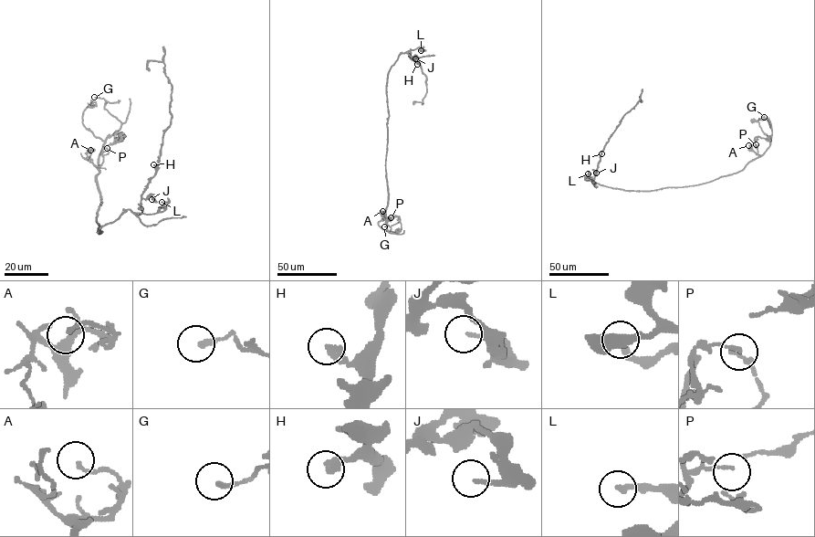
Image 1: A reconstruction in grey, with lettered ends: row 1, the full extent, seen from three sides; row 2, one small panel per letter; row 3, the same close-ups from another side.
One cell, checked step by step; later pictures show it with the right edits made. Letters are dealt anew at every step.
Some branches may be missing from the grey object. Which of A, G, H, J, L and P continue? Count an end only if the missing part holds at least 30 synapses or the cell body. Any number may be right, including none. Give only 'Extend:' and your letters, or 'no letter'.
Extend: no letter

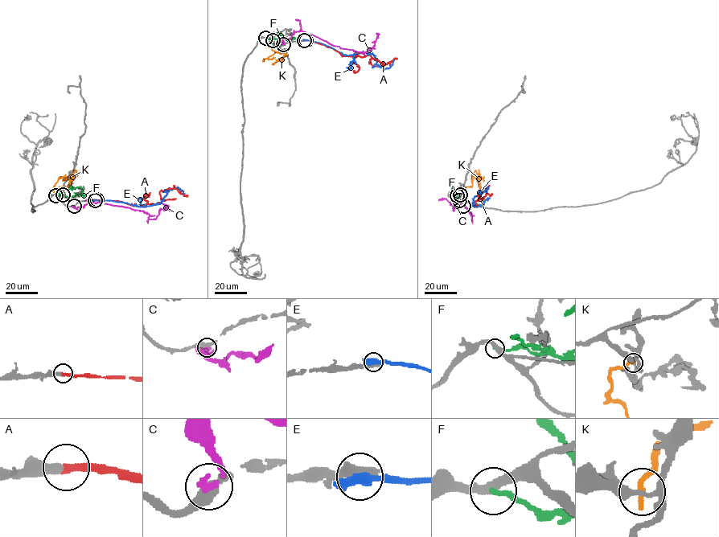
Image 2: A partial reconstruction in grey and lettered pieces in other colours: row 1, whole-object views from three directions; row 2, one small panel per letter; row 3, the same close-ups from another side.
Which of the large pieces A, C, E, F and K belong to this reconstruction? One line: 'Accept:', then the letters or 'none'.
Accept: A

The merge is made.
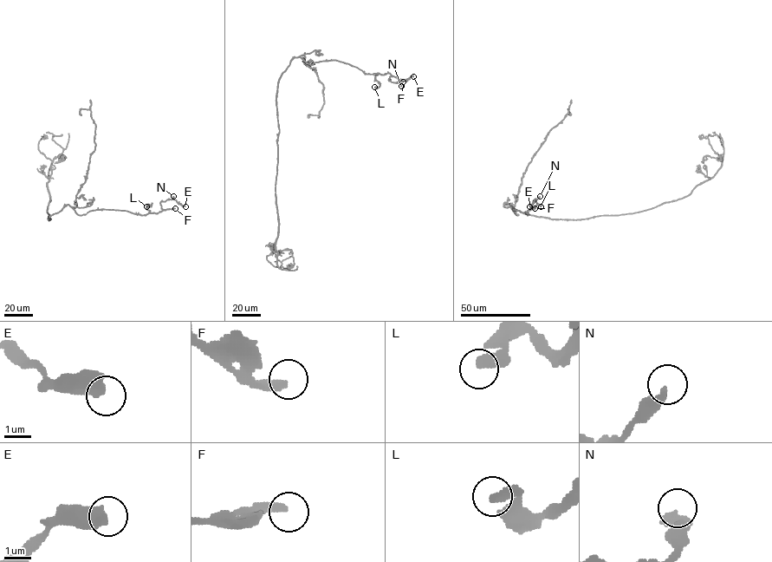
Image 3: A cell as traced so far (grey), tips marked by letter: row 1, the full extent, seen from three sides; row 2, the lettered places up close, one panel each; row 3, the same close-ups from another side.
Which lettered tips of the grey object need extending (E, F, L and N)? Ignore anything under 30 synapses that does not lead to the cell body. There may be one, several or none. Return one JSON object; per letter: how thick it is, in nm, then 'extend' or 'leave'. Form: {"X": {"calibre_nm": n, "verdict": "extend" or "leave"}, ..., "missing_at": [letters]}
{"E": {"calibre_nm": 550, "verdict": "leave"}, "F": {"calibre_nm": 320, "verdict": "leave"}, "L": {"calibre_nm": 320, "verdict": "leave"}, "N": {"calibre_nm": 380, "verdict": "leave"}, "missing_at": []}

